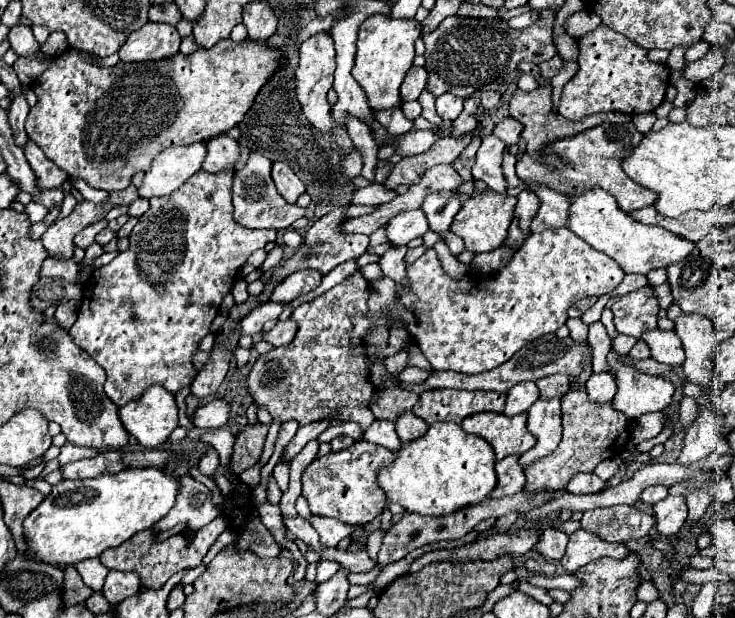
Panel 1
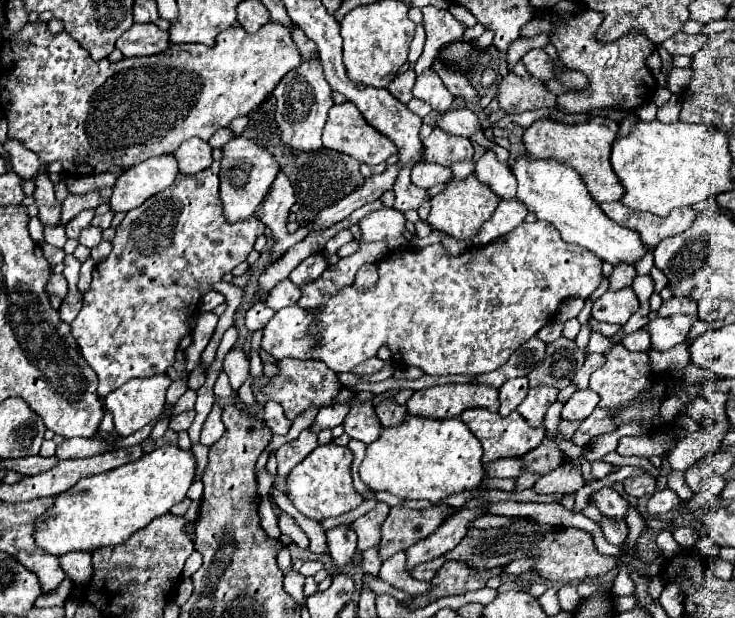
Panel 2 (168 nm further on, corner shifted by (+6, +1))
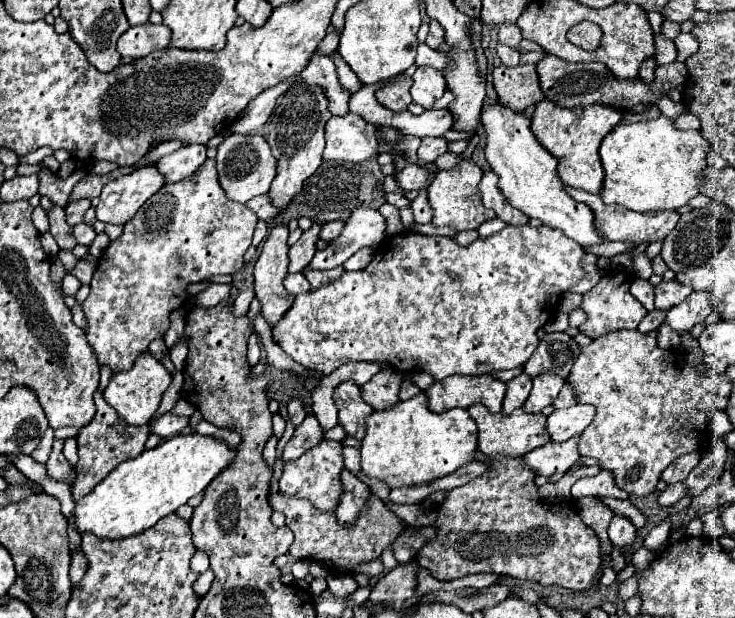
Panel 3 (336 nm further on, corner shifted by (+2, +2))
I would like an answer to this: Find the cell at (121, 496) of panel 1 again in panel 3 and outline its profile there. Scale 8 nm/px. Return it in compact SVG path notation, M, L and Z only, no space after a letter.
M174 436L152 450L118 464L102 484L76 502L78 532L92 532L100 538L126 538L152 528L160 518L176 512L188 498L206 486L234 462L234 448L214 436Z

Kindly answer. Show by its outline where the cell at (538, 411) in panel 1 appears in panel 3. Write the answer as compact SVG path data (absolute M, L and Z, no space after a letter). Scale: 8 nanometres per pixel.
M542 372L534 376L534 386L532 392L524 404L526 412L540 412L542 408L550 406L552 400L558 396L558 392L564 386L564 378L558 376L556 372Z

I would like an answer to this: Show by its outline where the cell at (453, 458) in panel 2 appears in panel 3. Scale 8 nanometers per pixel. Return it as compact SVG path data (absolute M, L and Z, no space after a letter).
M420 392L410 400L400 400L392 408L374 410L366 416L366 436L360 448L362 472L386 482L390 488L424 484L426 480L442 478L474 460L476 440L476 422L464 408L434 414L428 410L428 396Z

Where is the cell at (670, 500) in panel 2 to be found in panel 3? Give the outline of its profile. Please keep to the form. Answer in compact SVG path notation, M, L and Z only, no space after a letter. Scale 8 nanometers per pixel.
M676 482L676 484L666 486L666 490L658 496L658 504L660 504L662 508L668 508L668 506L672 506L674 502L678 502L678 500L684 498L684 496L688 496L686 484L684 484L684 482Z

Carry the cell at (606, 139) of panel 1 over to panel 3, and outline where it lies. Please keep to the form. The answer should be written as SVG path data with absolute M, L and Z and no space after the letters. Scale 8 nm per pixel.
M542 100L534 106L532 114L532 132L538 142L558 160L558 176L564 184L598 194L602 188L602 164L598 156L598 148L602 138L622 120L622 112L614 110L614 106L590 104L584 108L562 108L552 100Z

